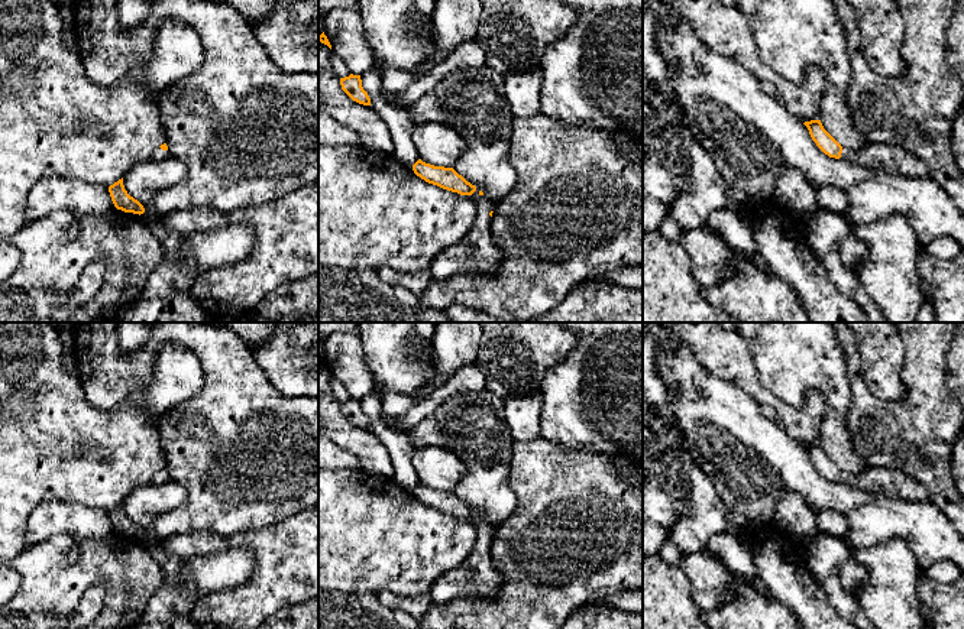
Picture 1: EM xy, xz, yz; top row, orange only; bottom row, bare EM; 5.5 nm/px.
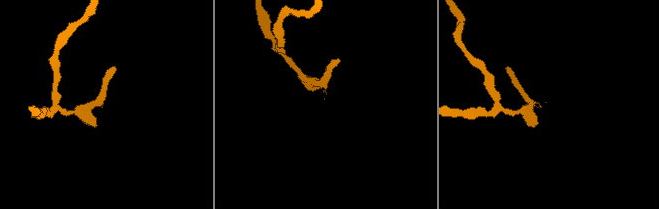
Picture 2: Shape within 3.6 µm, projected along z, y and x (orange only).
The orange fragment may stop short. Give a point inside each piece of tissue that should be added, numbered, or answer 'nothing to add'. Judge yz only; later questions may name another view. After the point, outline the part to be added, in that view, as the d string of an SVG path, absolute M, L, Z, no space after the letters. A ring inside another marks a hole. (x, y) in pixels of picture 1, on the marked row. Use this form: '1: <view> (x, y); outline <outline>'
1: yz (883, 158); outline M871 143L855 152L842 149L841 159L877 172L900 174L908 178L929 176L928 166L919 158L895 145Z

